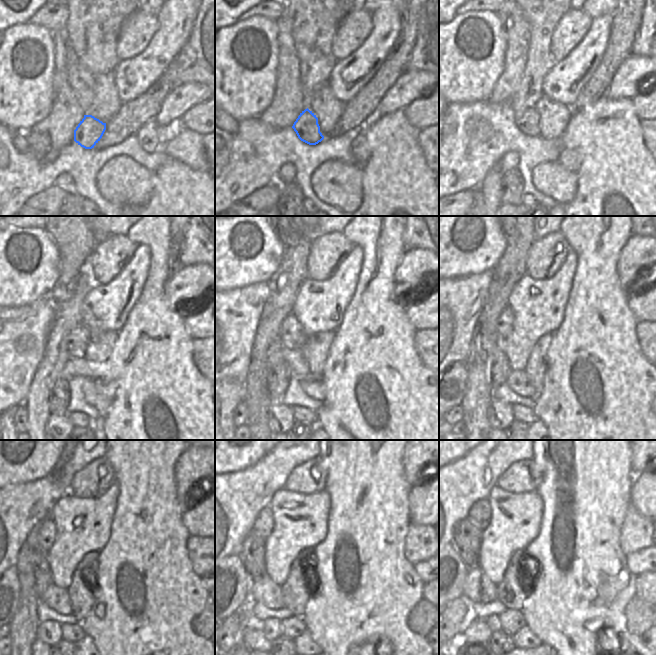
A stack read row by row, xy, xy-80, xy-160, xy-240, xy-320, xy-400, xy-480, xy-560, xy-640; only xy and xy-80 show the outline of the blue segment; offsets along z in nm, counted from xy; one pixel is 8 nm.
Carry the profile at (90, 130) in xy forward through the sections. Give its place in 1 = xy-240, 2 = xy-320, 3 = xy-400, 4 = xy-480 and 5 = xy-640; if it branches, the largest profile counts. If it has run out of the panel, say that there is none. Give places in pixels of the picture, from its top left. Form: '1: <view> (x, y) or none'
1: xy-240 (77, 340)
2: xy-320 (291, 334)
3: xy-400 (504, 325)
4: xy-480 (47, 533)
5: xy-640 (480, 513)

